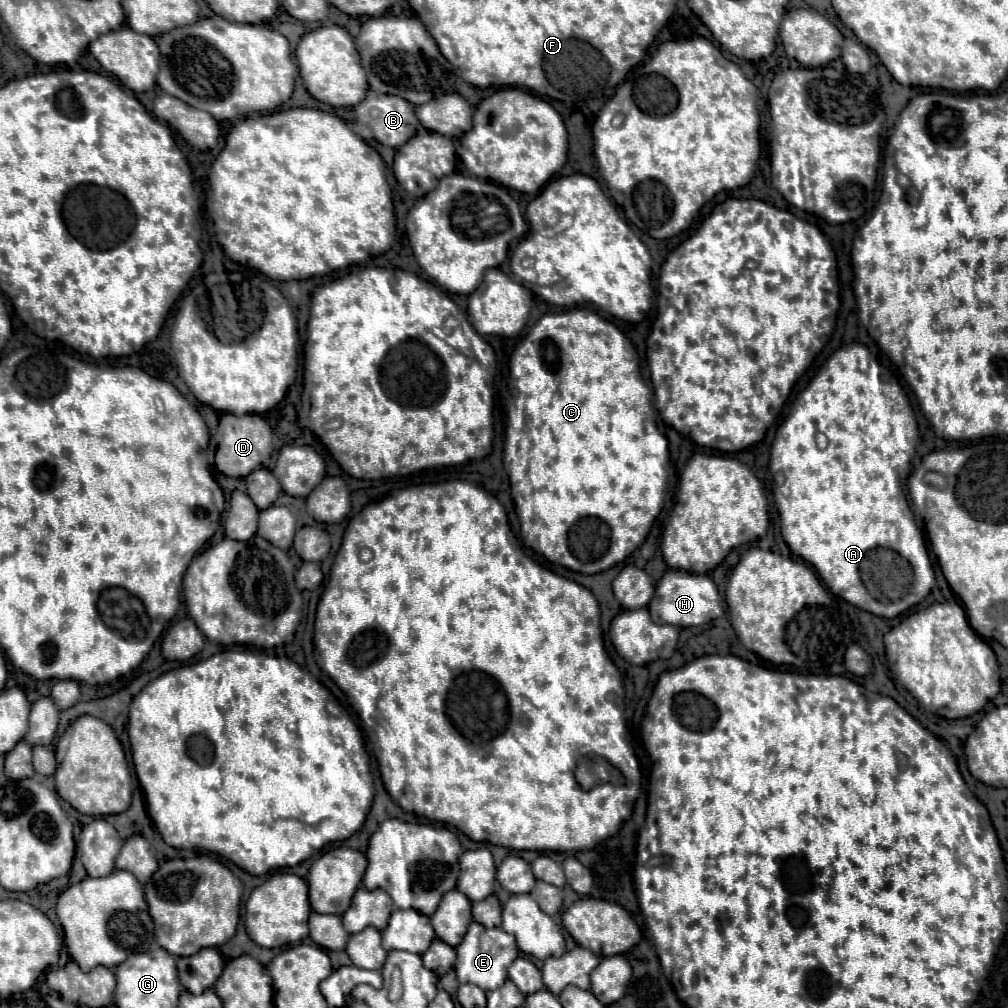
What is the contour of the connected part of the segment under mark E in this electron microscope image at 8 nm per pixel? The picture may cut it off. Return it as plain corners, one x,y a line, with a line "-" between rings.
476,921
470,923
470,929
466,933
466,937
462,939
462,943
456,947
456,975
460,983
474,983
484,991
490,989
498,989
498,985
504,985
506,977
508,977
508,965
520,955
514,937
510,937
506,931
502,931
500,927
484,927

